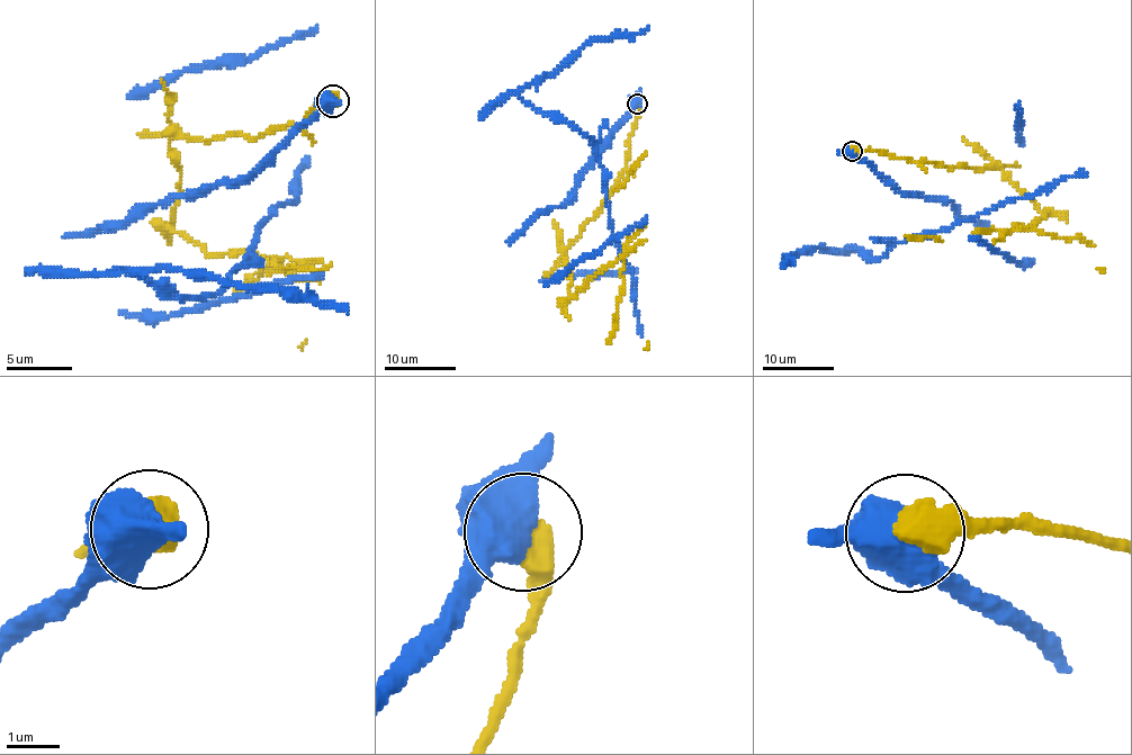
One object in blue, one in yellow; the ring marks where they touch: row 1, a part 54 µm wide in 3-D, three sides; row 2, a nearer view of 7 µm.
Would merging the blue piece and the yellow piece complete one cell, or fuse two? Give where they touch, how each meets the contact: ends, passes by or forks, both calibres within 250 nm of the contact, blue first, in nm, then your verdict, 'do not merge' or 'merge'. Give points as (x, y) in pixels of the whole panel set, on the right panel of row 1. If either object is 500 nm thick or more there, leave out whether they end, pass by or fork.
at (852, 151); 800 nm thick on the blue side, 600 nm on the other; do not merge

